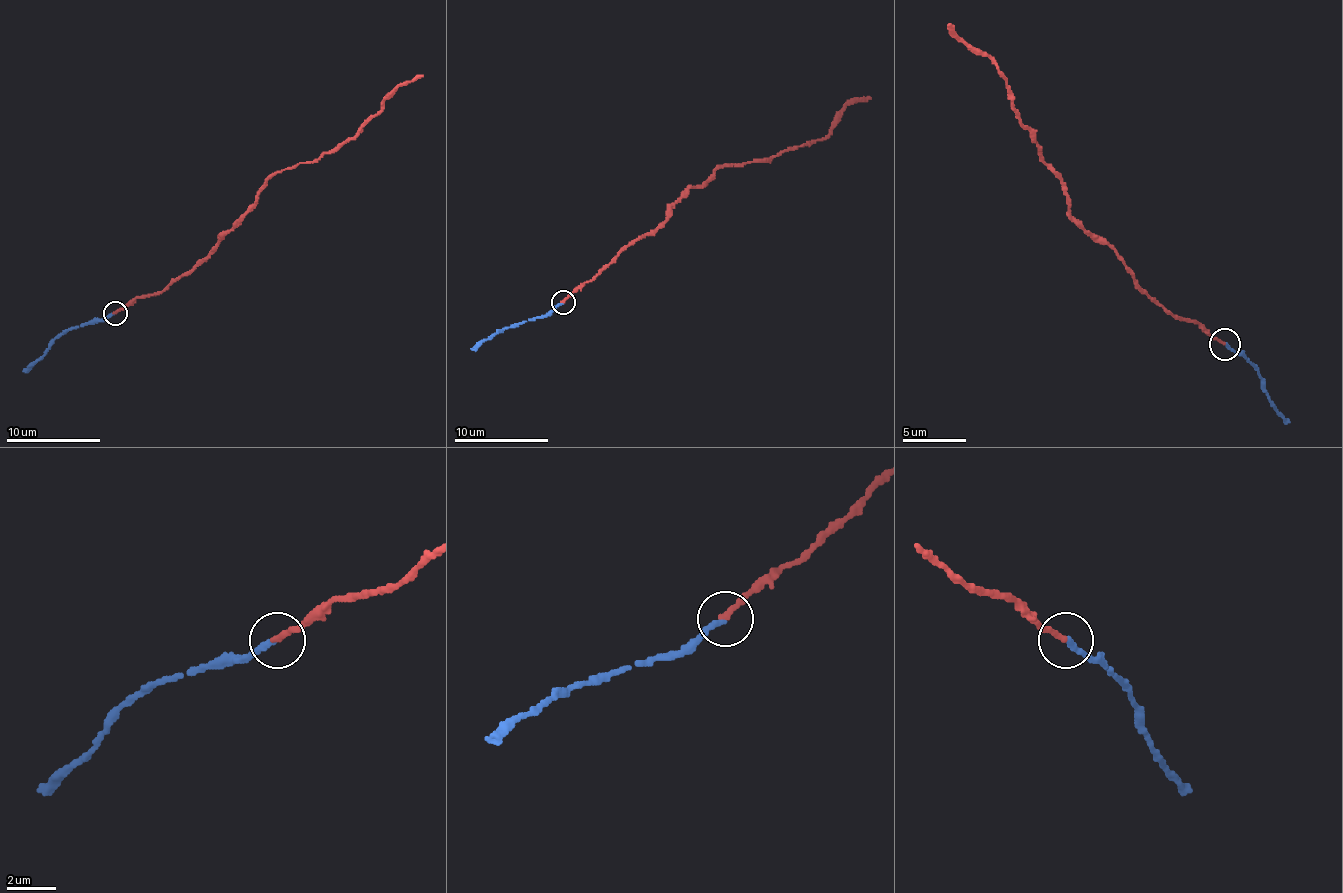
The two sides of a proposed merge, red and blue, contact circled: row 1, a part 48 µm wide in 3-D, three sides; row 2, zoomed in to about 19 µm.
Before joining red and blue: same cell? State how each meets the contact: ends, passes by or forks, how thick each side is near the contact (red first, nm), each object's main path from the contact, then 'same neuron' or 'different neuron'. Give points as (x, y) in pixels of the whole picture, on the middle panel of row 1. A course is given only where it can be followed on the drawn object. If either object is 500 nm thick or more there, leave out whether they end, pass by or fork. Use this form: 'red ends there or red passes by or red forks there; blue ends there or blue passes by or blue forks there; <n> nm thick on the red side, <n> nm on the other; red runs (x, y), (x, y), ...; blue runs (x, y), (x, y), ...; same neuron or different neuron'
red ends there; blue ends there; 280 nm thick on the red side, 280 nm on the other; red runs (563, 303), (627, 246), (651, 234), (691, 187), (722, 166), (765, 161), (824, 139), (847, 104), (871, 97); blue runs (563, 303), (540, 317), (511, 324), (492, 334), (471, 350); same neuron

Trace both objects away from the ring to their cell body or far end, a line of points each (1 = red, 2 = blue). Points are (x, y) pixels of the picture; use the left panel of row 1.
1: (115, 313), (186, 276), (274, 174), (317, 162), (350, 141), (399, 86), (423, 74)
2: (115, 313), (63, 330), (44, 354), (23, 370)

